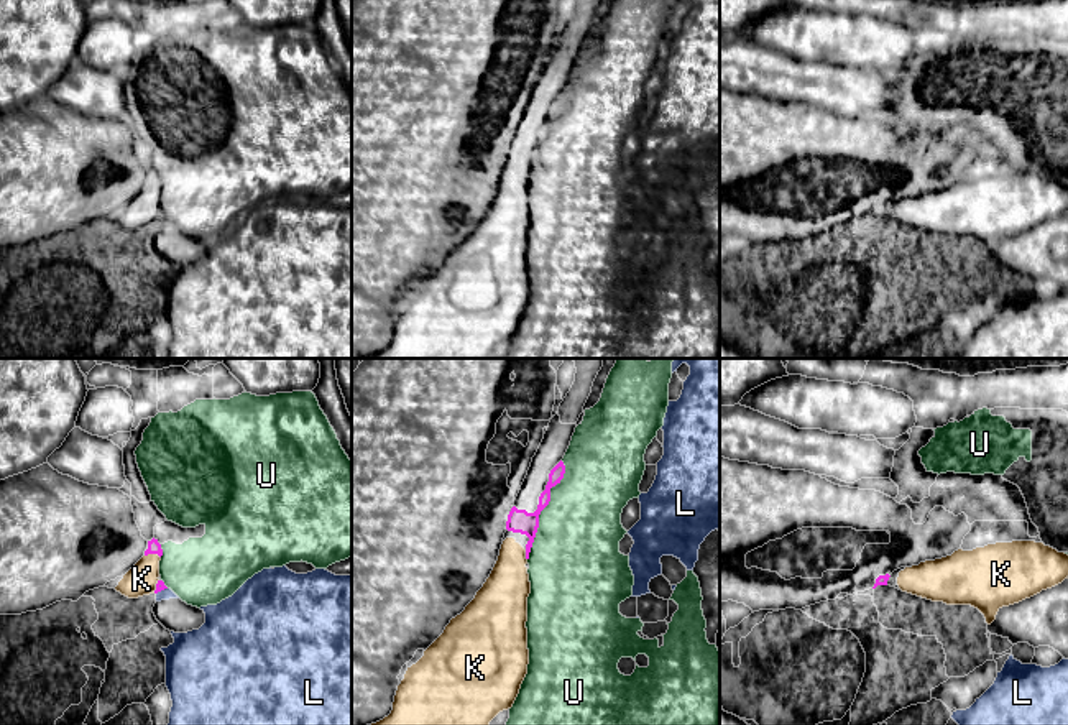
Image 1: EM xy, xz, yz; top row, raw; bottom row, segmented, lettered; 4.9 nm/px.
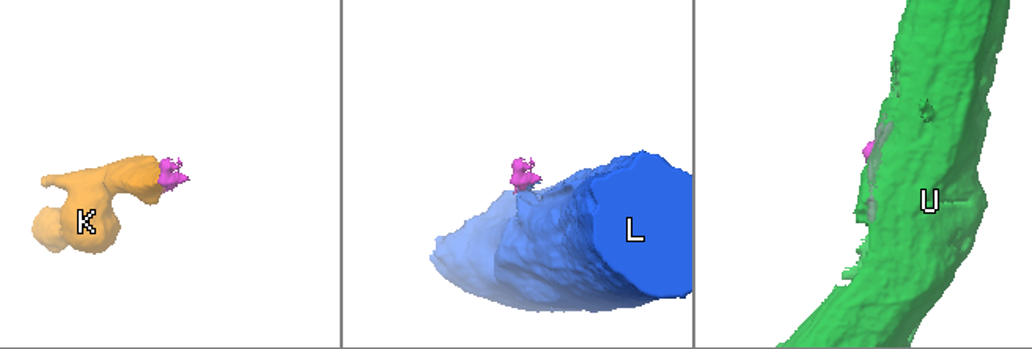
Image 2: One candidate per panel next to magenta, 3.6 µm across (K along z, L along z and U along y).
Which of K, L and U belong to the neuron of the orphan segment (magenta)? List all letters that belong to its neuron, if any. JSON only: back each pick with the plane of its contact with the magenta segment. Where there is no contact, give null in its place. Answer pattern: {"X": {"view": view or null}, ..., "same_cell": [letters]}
{"K": {"view": "xy"}, "same_cell": ["K"]}

